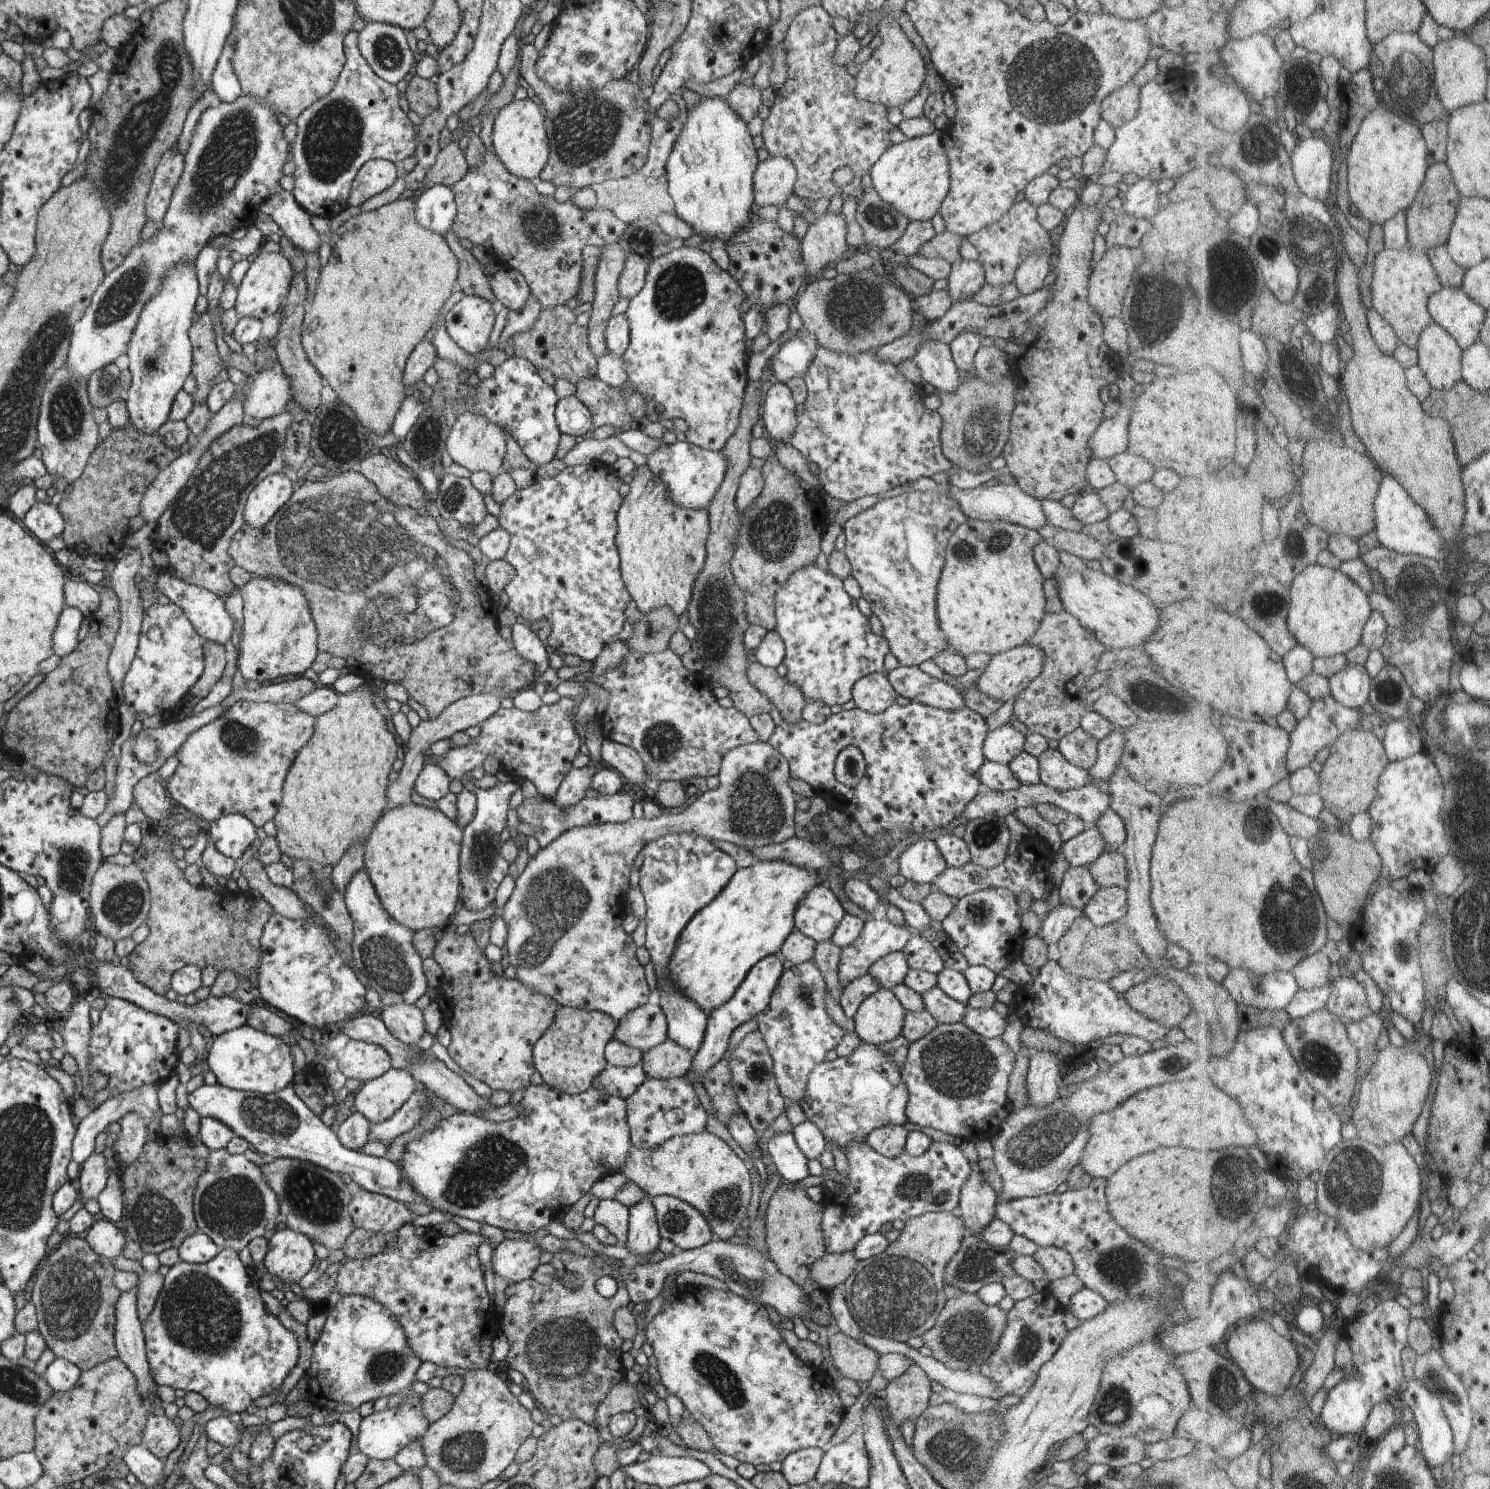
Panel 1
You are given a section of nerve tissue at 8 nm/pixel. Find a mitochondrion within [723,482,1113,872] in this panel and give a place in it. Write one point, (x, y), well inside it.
(773, 532)

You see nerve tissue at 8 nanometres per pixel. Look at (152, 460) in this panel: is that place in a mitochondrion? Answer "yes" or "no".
no

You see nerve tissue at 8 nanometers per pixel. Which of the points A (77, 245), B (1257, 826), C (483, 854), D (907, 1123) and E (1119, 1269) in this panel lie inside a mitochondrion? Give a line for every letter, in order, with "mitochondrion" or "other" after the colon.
A: other
B: mitochondrion
C: mitochondrion
D: other
E: mitochondrion

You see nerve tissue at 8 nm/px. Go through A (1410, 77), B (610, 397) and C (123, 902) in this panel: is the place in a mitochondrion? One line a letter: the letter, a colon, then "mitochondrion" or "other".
A: mitochondrion
B: mitochondrion
C: mitochondrion

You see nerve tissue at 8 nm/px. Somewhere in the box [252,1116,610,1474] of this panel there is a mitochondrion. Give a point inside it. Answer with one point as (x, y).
(562, 1351)

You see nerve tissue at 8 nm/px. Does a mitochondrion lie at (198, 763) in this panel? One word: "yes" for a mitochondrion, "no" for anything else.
no

